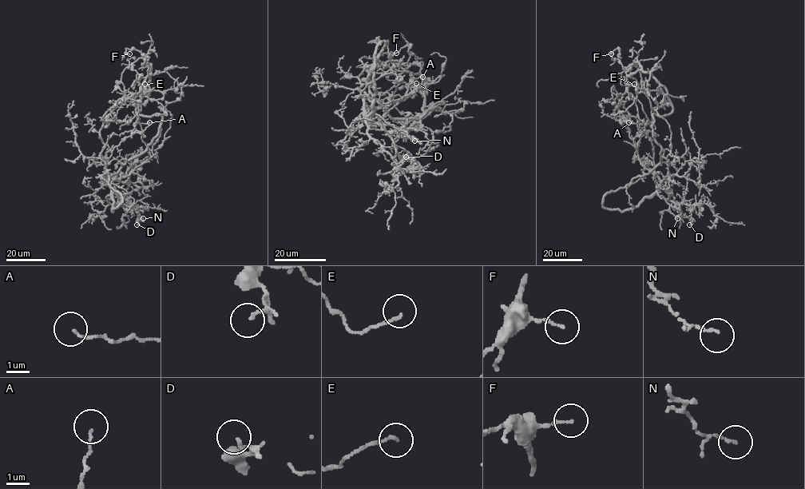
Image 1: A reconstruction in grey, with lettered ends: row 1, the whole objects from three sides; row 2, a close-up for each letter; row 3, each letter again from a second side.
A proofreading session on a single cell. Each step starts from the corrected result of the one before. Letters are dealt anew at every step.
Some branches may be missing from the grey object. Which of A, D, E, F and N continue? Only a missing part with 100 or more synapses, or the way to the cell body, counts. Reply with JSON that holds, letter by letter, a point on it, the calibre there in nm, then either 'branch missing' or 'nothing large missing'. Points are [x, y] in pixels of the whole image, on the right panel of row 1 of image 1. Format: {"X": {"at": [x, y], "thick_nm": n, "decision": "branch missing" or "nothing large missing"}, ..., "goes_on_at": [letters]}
{"A": {"at": [628, 122], "thick_nm": 100, "decision": "nothing large missing"}, "D": {"at": [689, 224], "thick_nm": 90, "decision": "nothing large missing"}, "E": {"at": [634, 84], "thick_nm": 110, "decision": "nothing large missing"}, "F": {"at": [611, 53], "thick_nm": 120, "decision": "nothing large missing"}, "N": {"at": [677, 218], "thick_nm": 110, "decision": "nothing large missing"}, "goes_on_at": []}

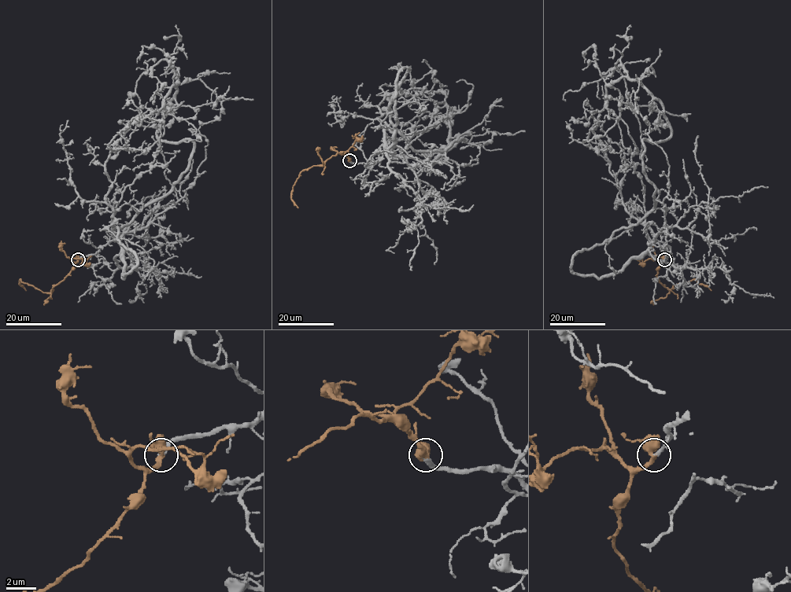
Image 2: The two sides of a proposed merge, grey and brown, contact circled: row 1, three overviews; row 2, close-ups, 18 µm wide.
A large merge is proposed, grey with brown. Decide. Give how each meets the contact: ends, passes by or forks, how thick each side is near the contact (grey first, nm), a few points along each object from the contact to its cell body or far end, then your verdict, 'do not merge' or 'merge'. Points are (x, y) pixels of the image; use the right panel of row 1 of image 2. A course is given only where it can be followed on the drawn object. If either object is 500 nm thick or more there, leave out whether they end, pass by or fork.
grey ends | brown passes by | 280/480 nm | grey via (663, 259), (670, 248), (645, 224), (641, 177), (607, 108), (606, 86), (626, 75), (619, 60), (642, 159) | brown via (663, 259), (657, 270), (657, 278), (669, 292), (673, 285), (693, 280), (711, 290) | merge

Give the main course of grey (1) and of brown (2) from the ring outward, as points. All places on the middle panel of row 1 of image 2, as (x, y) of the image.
1: (349, 160), (372, 167), (436, 103), (449, 111), (382, 138)
2: (349, 160), (344, 154), (336, 153), (323, 166), (314, 165), (304, 169), (291, 196), (298, 207)

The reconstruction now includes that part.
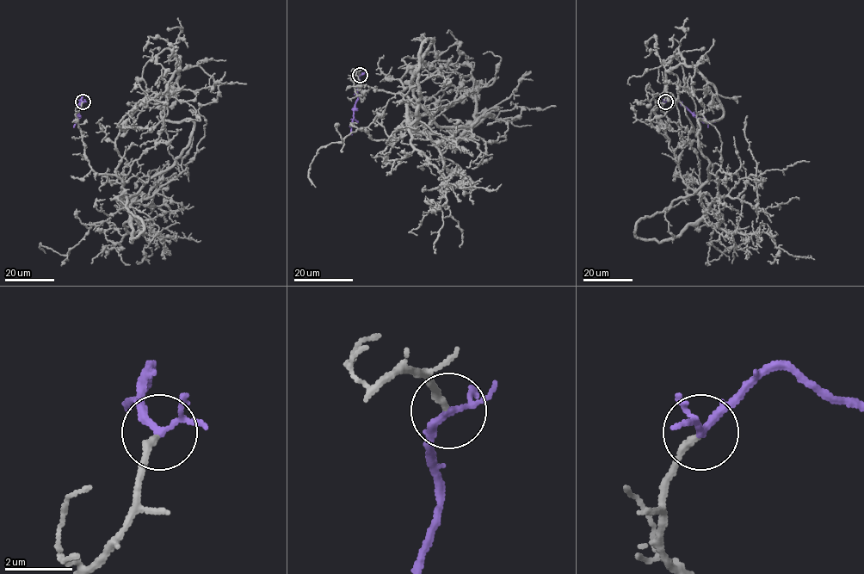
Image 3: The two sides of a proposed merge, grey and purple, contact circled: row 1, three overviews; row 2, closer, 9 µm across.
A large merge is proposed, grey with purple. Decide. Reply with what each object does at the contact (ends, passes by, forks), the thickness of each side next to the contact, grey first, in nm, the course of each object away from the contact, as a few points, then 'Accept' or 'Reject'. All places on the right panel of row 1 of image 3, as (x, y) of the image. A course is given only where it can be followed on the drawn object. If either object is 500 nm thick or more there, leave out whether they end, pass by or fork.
At the ring grey ends. At the ring purple forks. Thickness 200 nm (grey) against 160 nm. Course of grey: (665, 102), (681, 129), (681, 175), (650, 116), (665, 72), (683, 63), (677, 48), (698, 136). Course of purple: (665, 102), (672, 97), (702, 121), (713, 122), (713, 120). Accept

